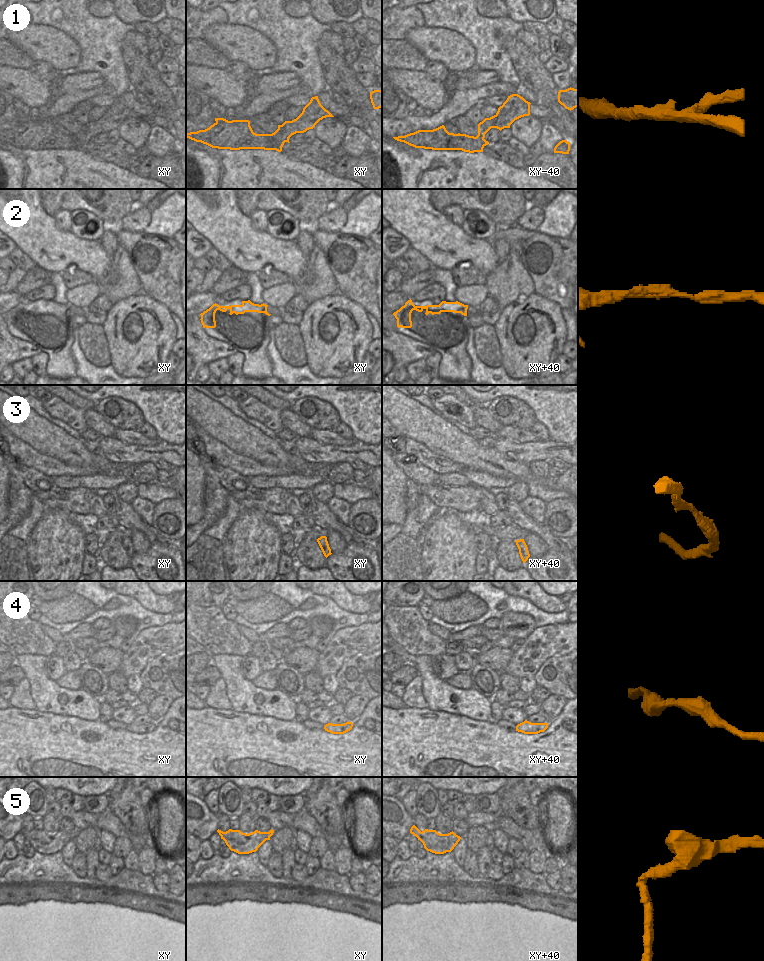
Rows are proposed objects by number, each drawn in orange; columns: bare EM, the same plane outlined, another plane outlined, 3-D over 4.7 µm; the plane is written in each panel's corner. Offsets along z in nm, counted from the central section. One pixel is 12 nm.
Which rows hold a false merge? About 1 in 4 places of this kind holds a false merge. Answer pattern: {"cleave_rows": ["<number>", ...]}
{"cleave_rows": ["1", "5"]}

